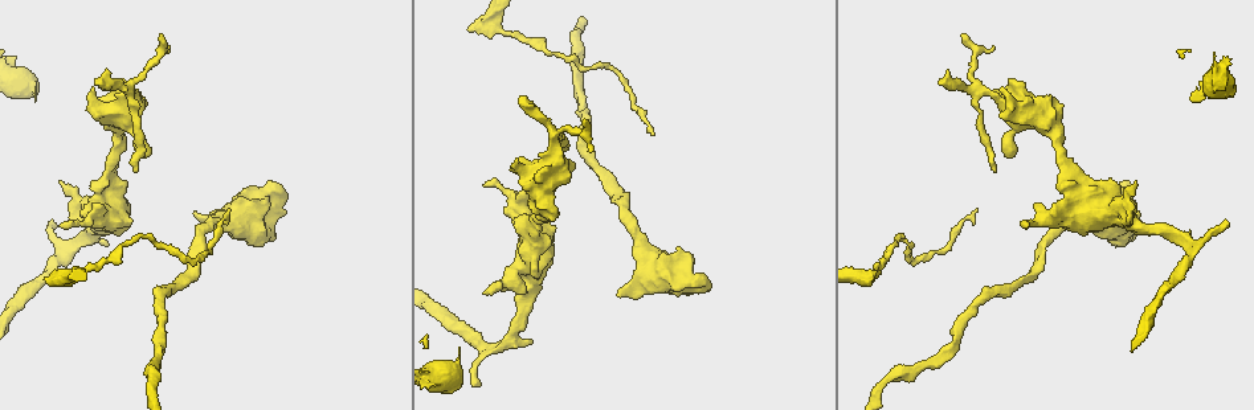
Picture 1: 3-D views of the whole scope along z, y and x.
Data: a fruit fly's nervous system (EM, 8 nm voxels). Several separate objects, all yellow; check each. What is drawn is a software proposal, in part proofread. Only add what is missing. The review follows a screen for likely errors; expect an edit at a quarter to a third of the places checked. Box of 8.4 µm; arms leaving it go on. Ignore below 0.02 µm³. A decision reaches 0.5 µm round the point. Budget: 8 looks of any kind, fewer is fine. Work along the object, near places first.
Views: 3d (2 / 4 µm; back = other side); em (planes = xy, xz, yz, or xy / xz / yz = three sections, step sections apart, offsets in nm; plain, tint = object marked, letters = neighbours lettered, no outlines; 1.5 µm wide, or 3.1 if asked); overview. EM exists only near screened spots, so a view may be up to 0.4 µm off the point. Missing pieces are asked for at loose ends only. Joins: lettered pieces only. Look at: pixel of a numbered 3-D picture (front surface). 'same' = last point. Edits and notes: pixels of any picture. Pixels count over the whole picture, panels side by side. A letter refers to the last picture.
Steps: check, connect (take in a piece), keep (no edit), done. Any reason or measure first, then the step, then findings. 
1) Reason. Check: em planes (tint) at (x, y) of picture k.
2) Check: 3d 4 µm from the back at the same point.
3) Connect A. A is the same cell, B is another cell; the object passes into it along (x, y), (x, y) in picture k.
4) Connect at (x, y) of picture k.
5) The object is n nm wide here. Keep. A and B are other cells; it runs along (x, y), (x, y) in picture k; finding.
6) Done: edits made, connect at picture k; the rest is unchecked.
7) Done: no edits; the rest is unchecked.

Check: 3d 2 µm at (472, 383) of picture 1.

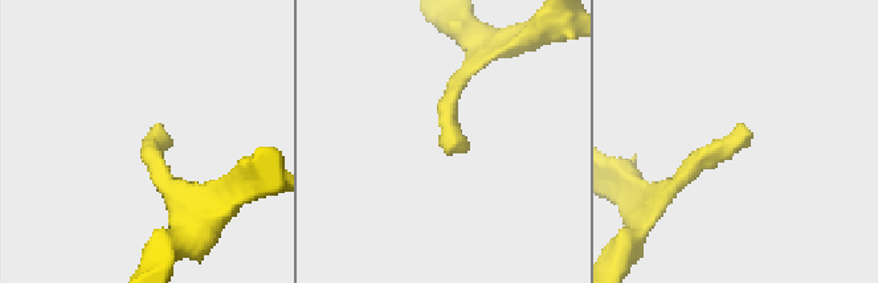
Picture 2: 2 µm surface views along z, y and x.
Shape alone is not enough. Check: em planes (letters) at (746, 127) of picture 2.

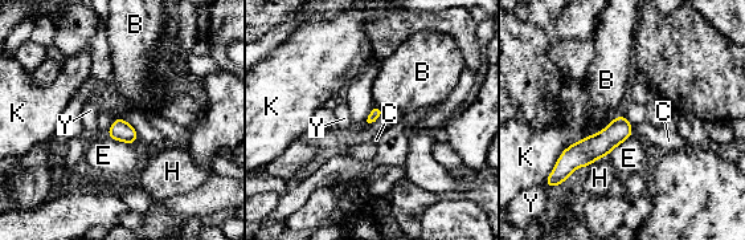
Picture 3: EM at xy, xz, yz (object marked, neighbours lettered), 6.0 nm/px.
Connect C. C is the same cell, B, E, H, K and Y are other cells; the object passes into it along (600, 145), (631, 130), (668, 141) in picture 3; it goes on there.

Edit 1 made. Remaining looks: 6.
See it whole again. Check: overview.

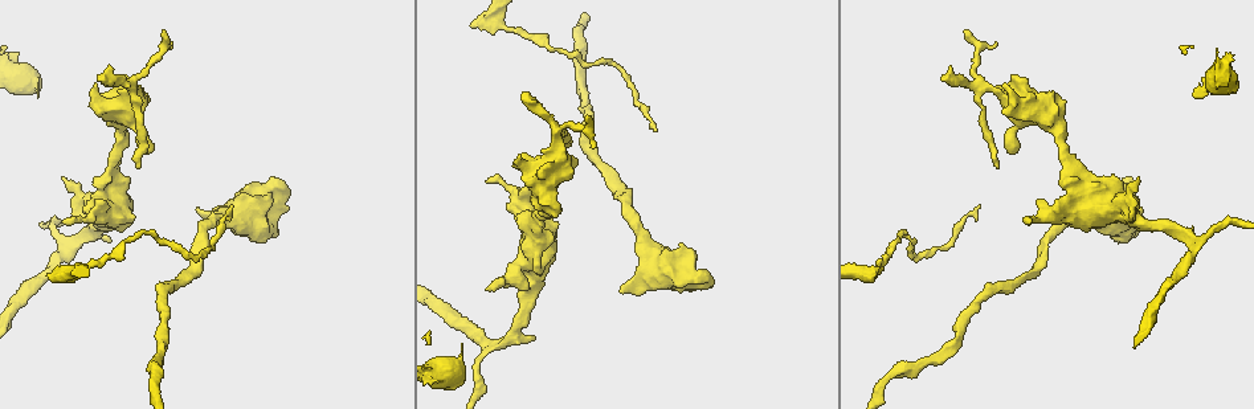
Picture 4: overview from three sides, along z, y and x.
An open end. Check: 3d 2 µm at (1139, 209) of picture 4.

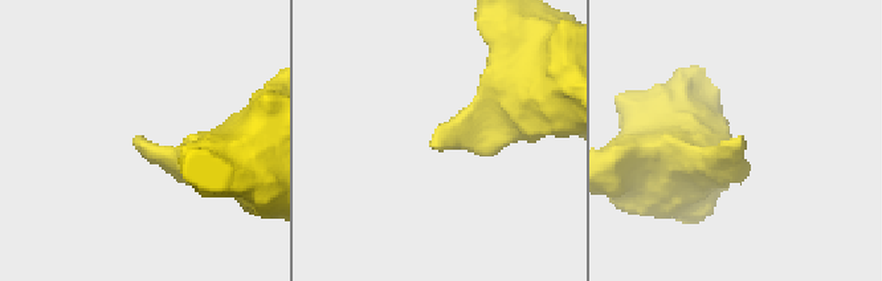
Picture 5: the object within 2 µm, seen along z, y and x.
Shape alone is not enough. Check: em xz step 4 (letters) at (135, 140) of picture 5.

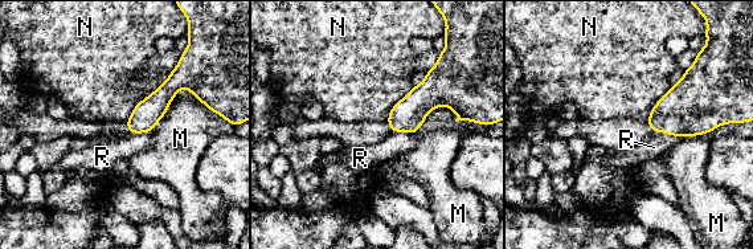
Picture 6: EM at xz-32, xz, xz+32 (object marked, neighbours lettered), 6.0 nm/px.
Check: em planes (letters) at the same point.

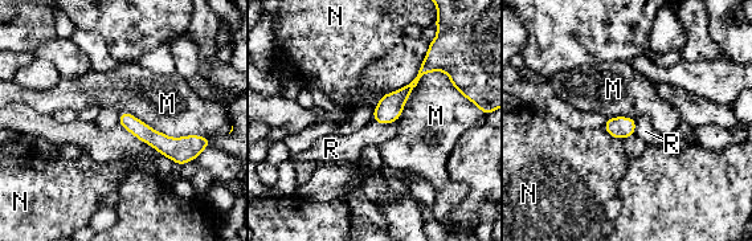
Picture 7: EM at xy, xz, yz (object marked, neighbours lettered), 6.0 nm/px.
Connect R. R is the same cell, M and N are other cells; the object passes into it along (389, 109), (383, 123), (350, 147) in picture 7; the neuron continues.

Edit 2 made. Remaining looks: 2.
Done: edits made, connect at picture 3, connect at picture 7; the rest is unchecked.

